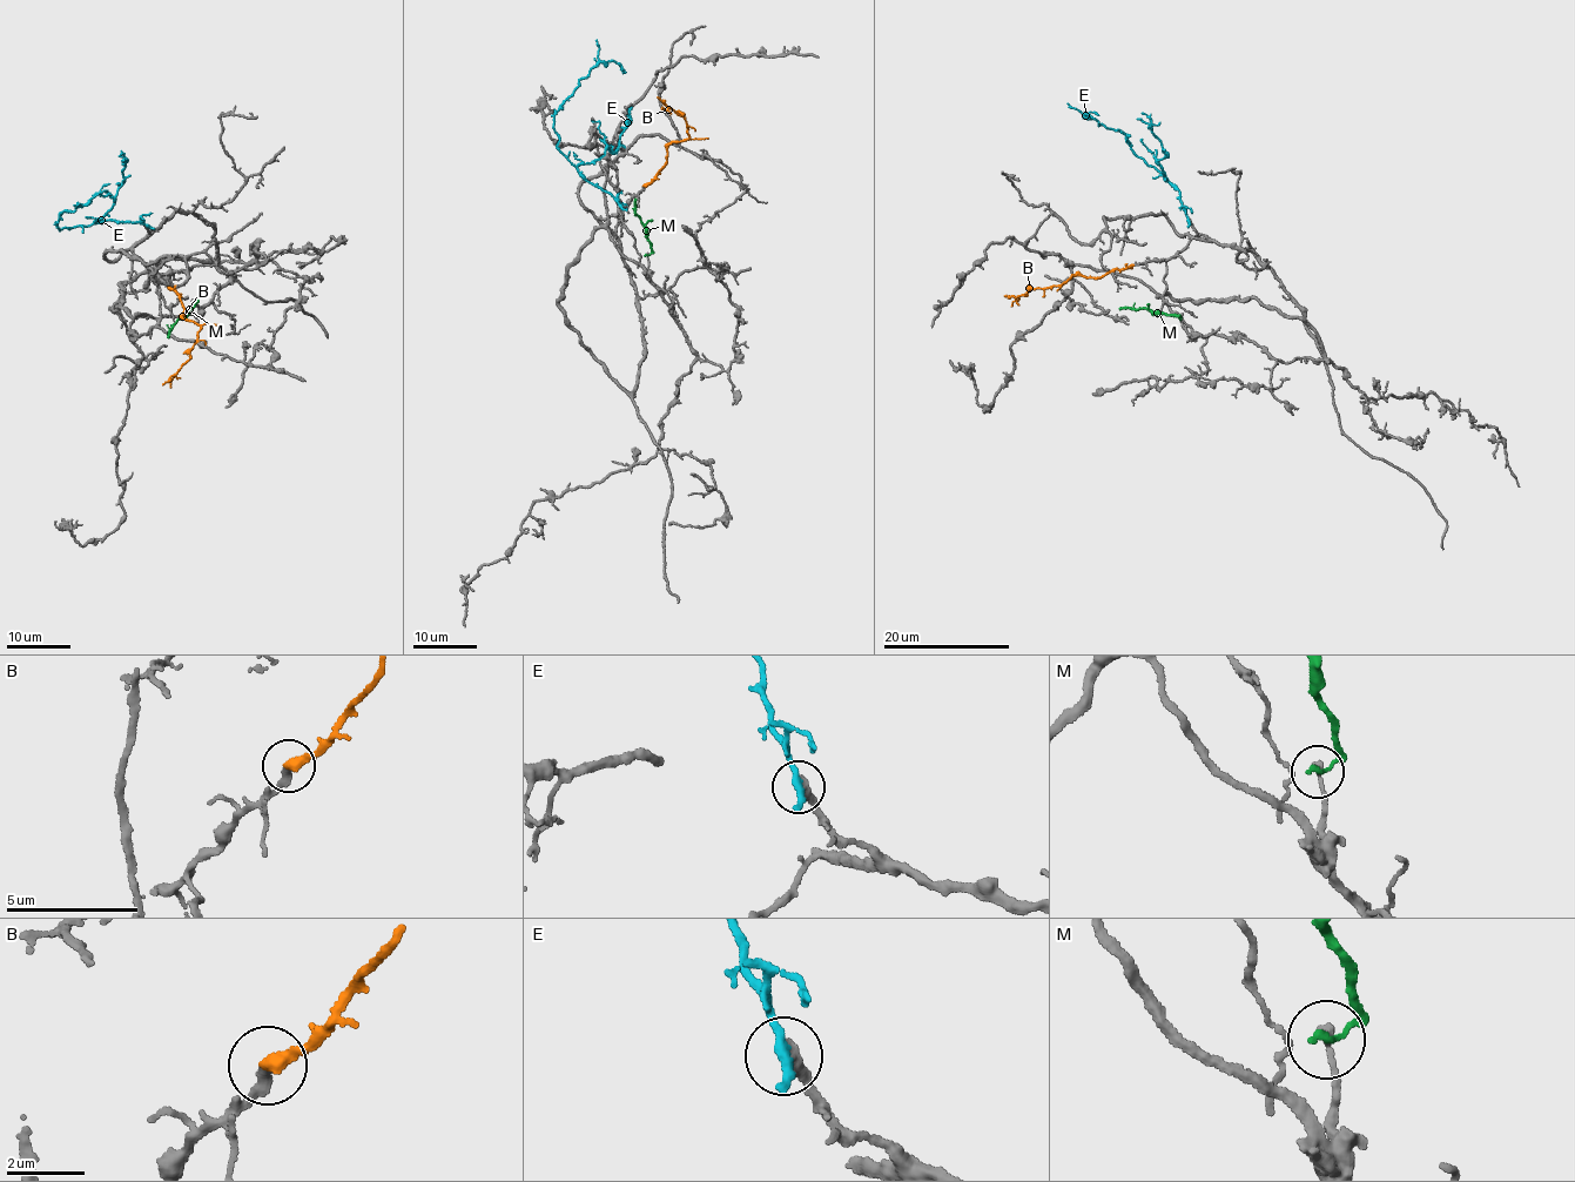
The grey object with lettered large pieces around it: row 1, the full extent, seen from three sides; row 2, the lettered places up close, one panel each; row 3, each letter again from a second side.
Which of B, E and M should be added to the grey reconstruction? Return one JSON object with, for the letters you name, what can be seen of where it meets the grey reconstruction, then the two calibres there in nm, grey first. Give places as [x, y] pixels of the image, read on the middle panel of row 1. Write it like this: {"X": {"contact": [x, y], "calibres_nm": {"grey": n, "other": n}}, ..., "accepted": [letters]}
{"B": {"contact": [644, 186], "calibres_nm": {"grey": 240, "other": 380}}, "accepted": ["B"]}

